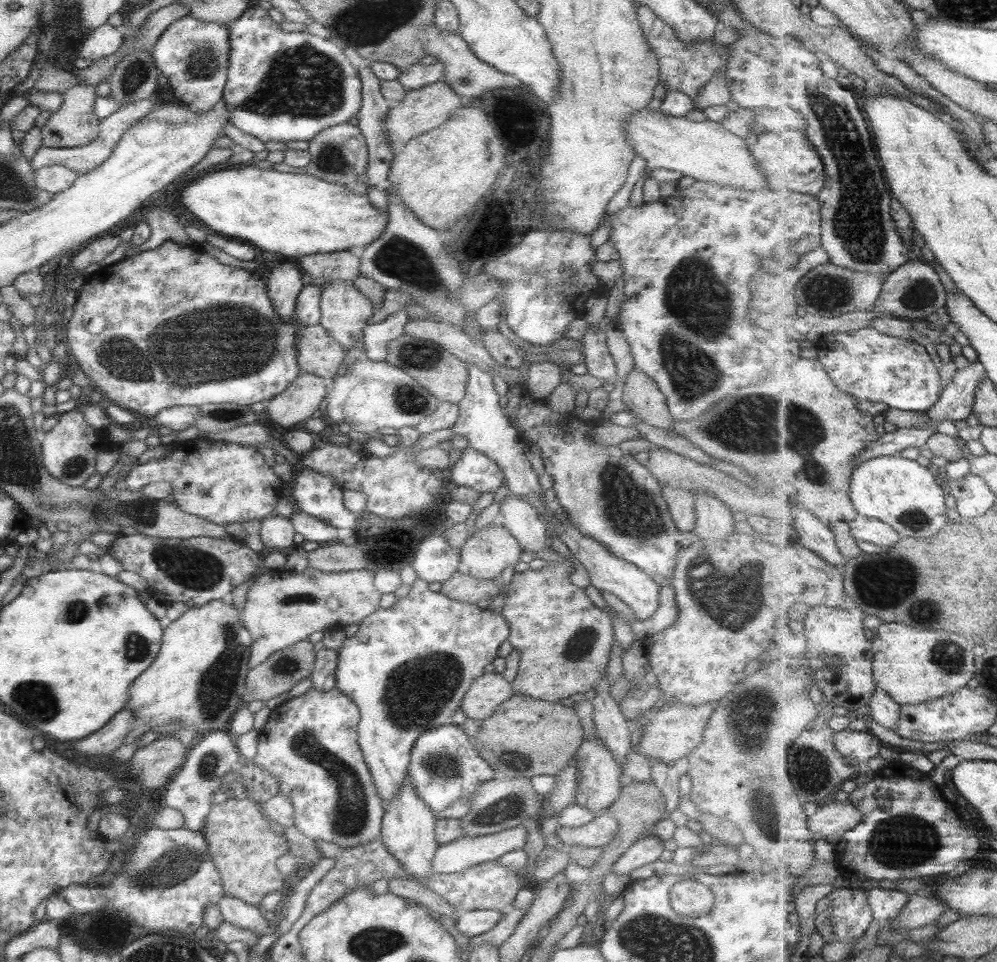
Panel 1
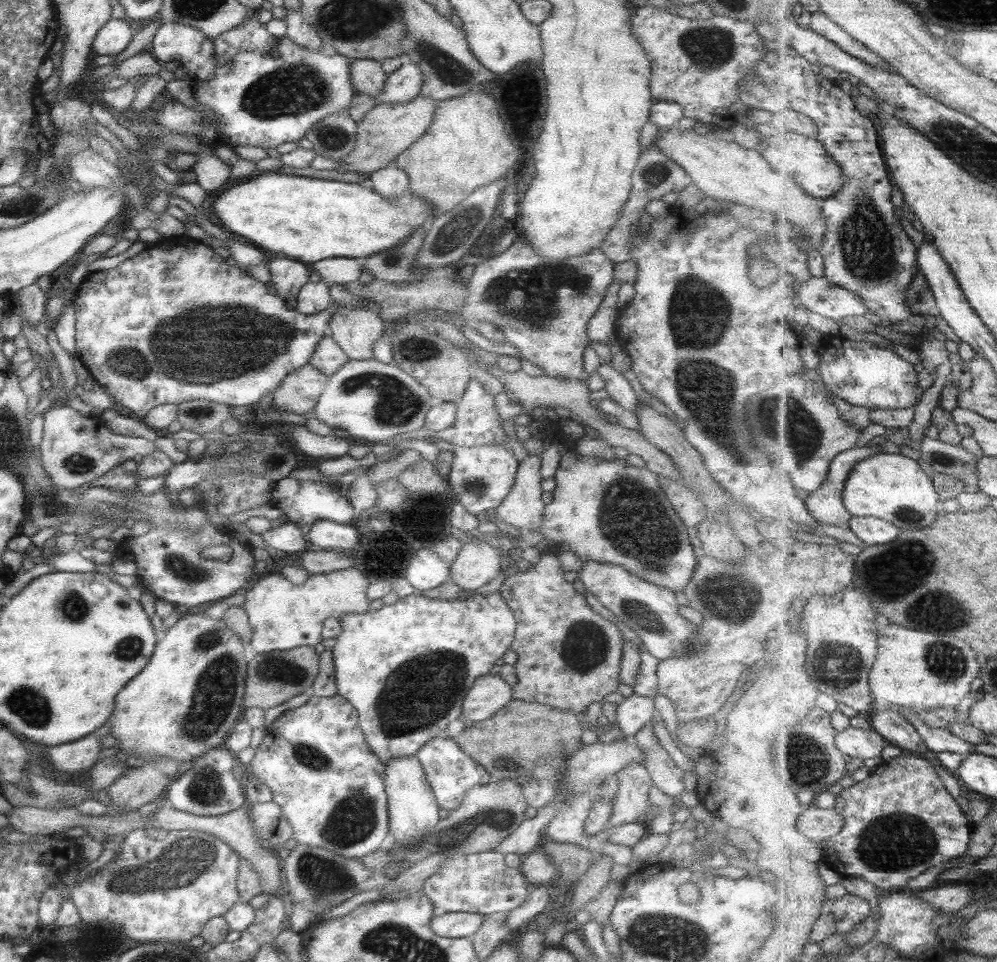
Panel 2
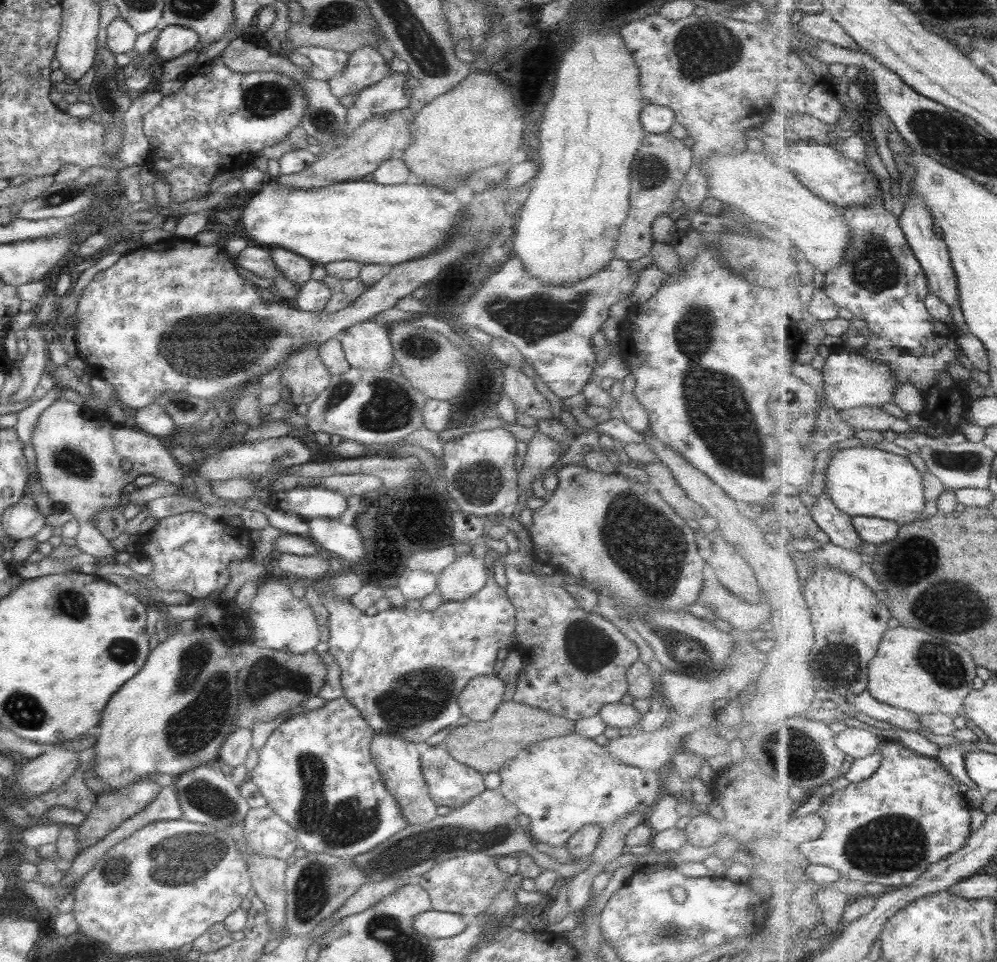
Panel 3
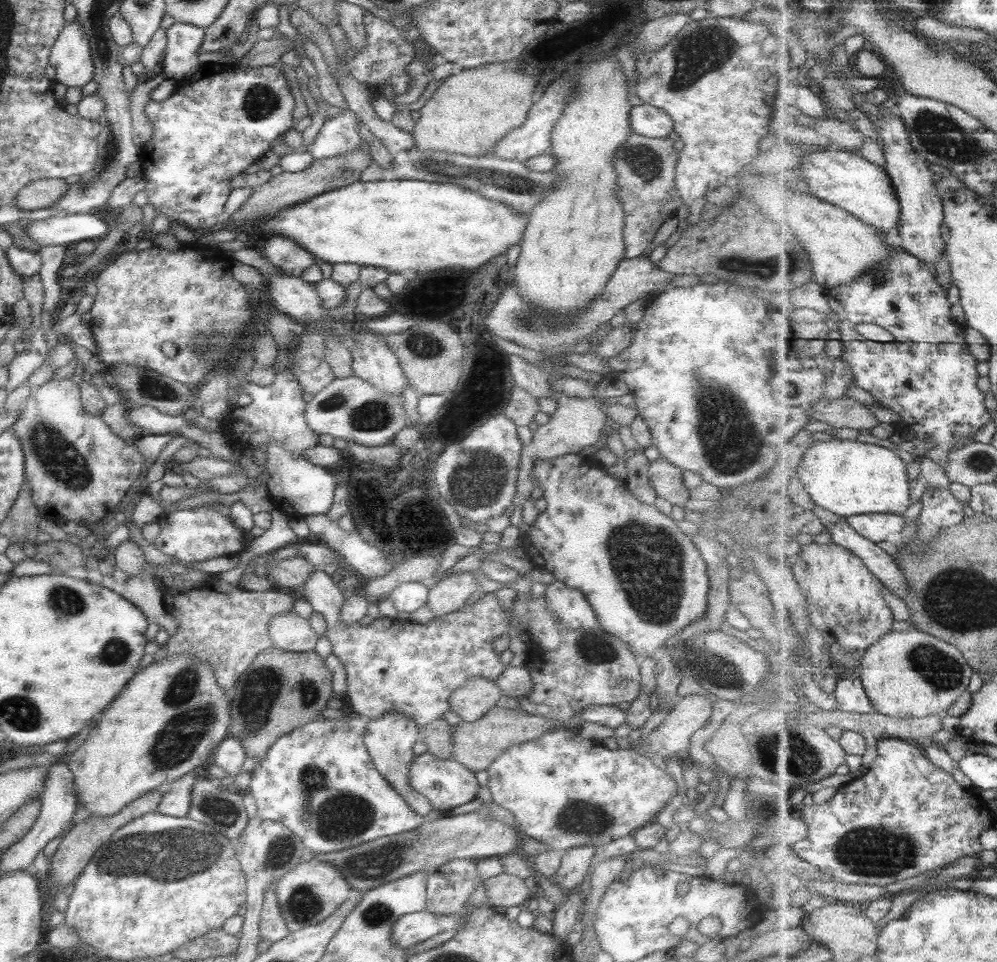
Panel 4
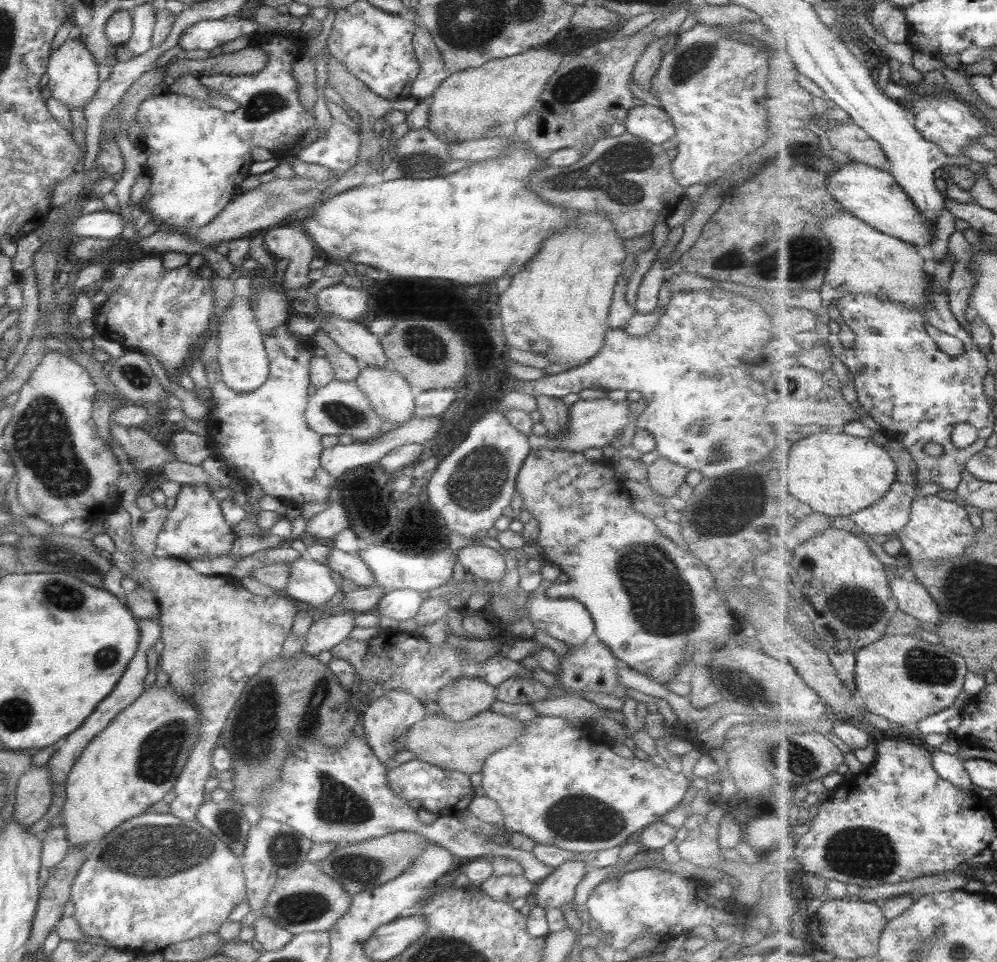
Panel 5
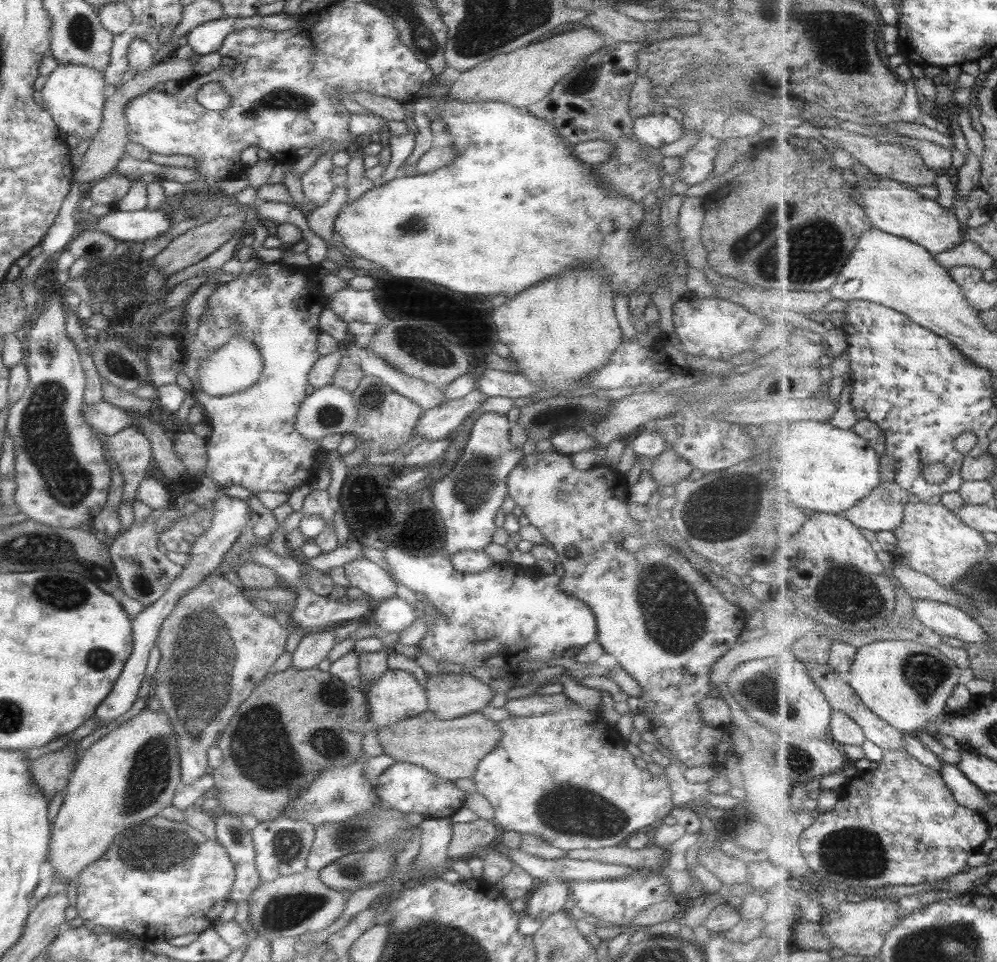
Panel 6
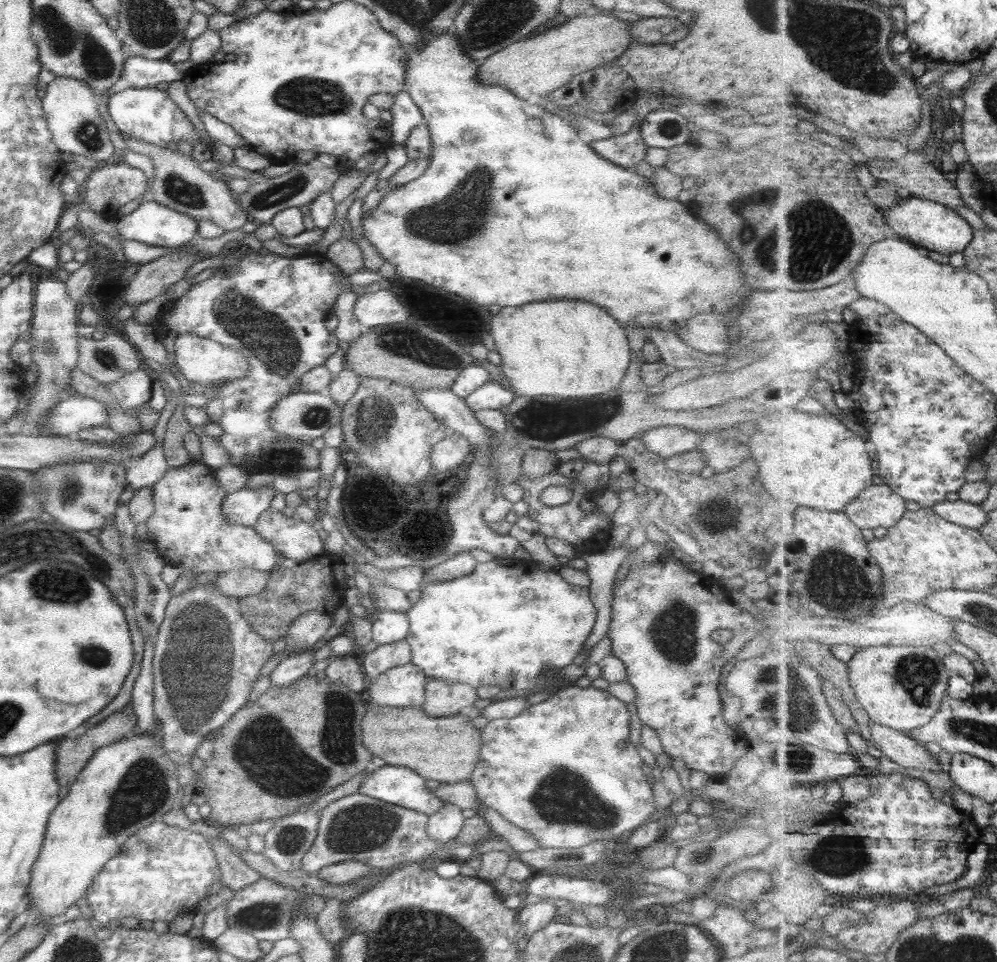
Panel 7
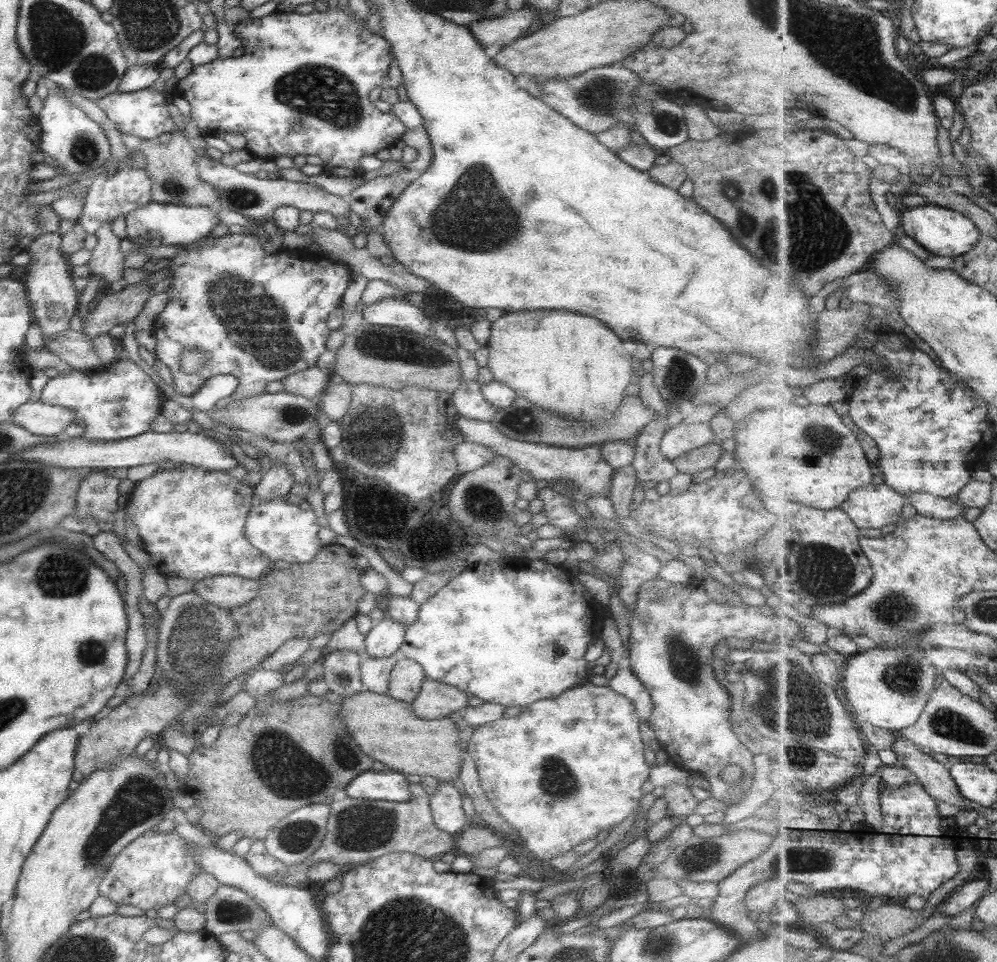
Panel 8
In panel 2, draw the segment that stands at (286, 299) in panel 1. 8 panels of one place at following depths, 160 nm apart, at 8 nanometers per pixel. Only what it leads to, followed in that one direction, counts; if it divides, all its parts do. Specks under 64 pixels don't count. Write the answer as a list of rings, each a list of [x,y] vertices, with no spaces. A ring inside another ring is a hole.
[[[279,255],[271,260],[266,268],[270,281],[275,288],[275,296],[286,300],[287,296],[295,296],[296,292],[307,282],[311,270],[308,264]]]

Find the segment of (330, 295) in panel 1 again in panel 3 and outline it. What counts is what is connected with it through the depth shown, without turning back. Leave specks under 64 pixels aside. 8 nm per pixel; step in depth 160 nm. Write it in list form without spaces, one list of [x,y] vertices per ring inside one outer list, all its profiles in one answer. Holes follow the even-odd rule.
[[[365,320],[339,334],[344,359],[351,368],[389,371],[395,361],[388,326]]]

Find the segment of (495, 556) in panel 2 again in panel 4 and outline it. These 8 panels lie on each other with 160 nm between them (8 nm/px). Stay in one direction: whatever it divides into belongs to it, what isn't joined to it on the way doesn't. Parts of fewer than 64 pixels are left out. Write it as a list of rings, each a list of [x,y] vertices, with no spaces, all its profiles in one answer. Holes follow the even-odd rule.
[[[479,572],[449,574],[449,577],[443,576],[436,584],[429,584],[424,604],[433,616],[443,616],[462,608],[465,599],[473,592],[492,594],[501,587],[498,583],[485,579]]]

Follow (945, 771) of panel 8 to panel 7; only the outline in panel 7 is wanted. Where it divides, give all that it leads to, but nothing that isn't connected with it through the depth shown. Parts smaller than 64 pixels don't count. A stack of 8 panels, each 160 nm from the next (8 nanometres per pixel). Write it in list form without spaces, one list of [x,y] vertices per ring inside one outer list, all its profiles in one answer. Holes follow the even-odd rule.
[[[874,721],[869,725],[873,729],[871,741],[893,762],[905,768],[923,768],[923,770],[941,772],[941,764],[937,756],[929,753],[927,747],[911,738],[906,732],[893,730]]]

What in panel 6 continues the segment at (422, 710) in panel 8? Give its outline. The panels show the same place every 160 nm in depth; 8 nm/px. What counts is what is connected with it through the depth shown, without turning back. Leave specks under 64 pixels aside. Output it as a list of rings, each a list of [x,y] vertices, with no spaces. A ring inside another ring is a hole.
[[[421,672],[425,677],[426,710],[433,713],[439,720],[451,720],[463,715],[480,712],[491,698],[495,697],[489,686],[467,673],[443,673],[431,674]]]

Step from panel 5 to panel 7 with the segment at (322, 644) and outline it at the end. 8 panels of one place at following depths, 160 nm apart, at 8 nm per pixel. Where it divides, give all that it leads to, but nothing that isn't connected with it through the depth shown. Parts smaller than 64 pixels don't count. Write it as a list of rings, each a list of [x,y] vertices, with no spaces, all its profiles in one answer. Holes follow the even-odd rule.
[[[310,647],[293,653],[286,653],[268,674],[270,686],[283,688],[303,677],[313,665],[312,654],[314,651],[315,647]]]

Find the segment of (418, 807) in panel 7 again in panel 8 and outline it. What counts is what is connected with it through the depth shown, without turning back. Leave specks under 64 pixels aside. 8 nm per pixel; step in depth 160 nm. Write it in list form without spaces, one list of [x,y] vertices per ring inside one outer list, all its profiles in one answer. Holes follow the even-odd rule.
[[[393,770],[365,771],[349,781],[341,796],[387,802],[405,802],[409,798],[405,775]]]

